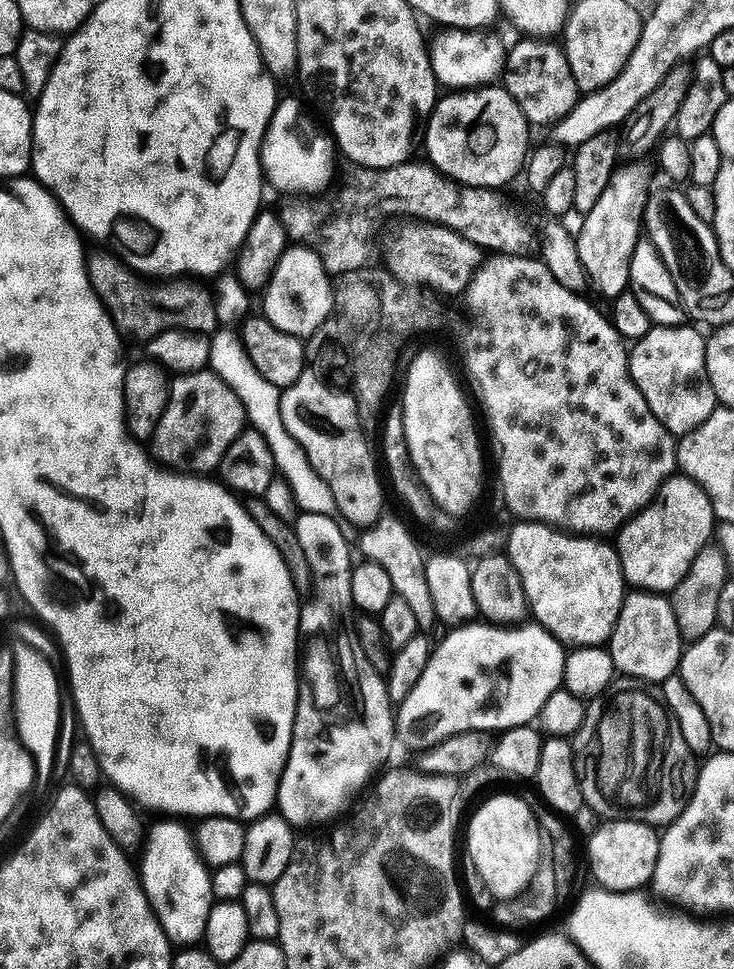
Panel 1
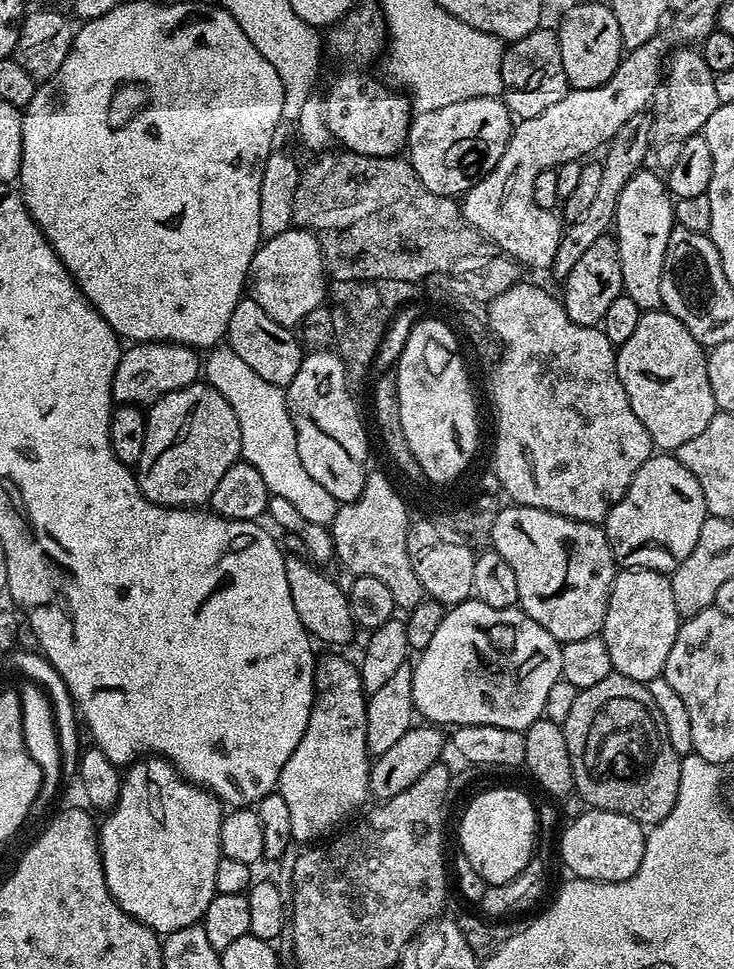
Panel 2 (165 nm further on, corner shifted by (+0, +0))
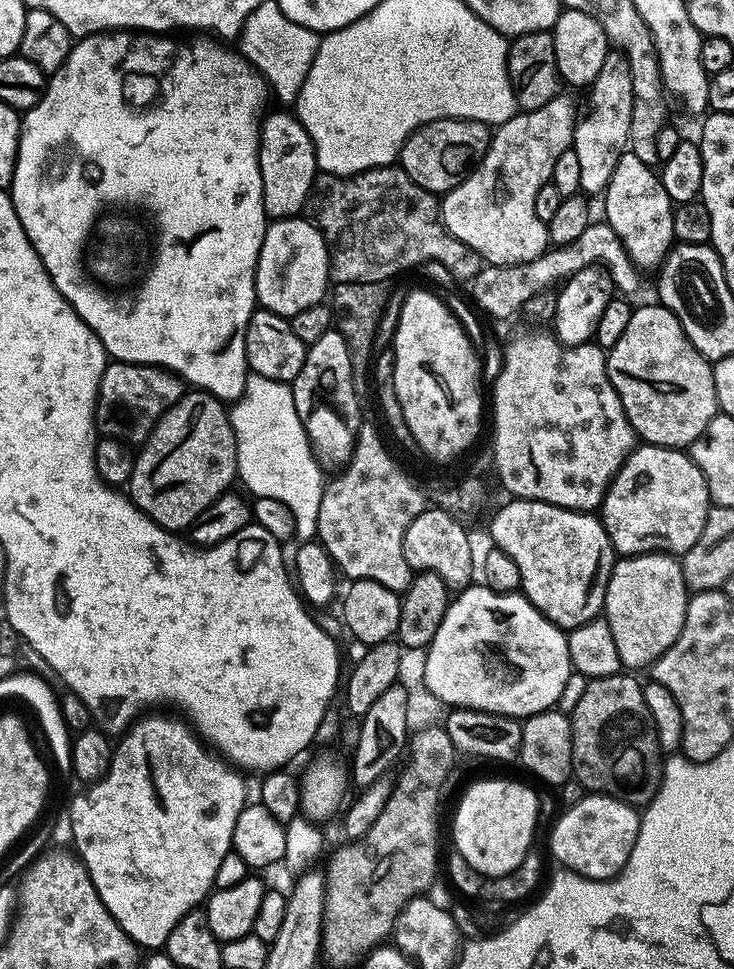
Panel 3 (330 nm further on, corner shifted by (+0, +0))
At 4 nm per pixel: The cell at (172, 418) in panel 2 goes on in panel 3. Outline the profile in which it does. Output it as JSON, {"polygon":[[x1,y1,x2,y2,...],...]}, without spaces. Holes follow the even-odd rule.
{"polygon":[[203,390,185,391,184,397,175,404,152,428,148,439,135,453,132,461,132,477,126,485,127,495,136,507,142,509,158,526,167,532,183,533,213,504,217,498,233,487,237,479,236,435,232,429,229,409,217,396]]}

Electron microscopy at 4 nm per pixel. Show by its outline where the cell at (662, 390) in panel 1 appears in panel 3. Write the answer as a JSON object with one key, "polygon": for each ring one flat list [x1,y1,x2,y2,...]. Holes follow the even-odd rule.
{"polygon":[[653,302,653,304,644,304,633,307,630,314,630,323,626,326,622,338,618,338,618,342,614,342,612,348,607,349,608,357,608,377,614,386,614,390,618,394,618,398,622,402,622,410,626,414,626,418,630,422,630,426,636,431,637,437,643,443,657,444,659,448,678,448,687,449,692,445,698,437,706,430,706,426,710,426,712,419,718,415,718,405,716,403,716,391,714,390,714,374,712,373,712,364,705,356,703,356,697,348,690,342,690,338,686,334,686,330,682,330,682,326,678,322,678,318,674,318,674,314,663,304]]}

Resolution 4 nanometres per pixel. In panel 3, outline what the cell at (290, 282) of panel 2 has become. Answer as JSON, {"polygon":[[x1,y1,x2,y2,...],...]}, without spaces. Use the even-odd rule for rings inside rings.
{"polygon":[[304,218,272,220,256,263,256,299,259,307,289,318,298,314,298,310,306,310,306,306,321,303,330,288,328,244,311,219,300,219]]}

